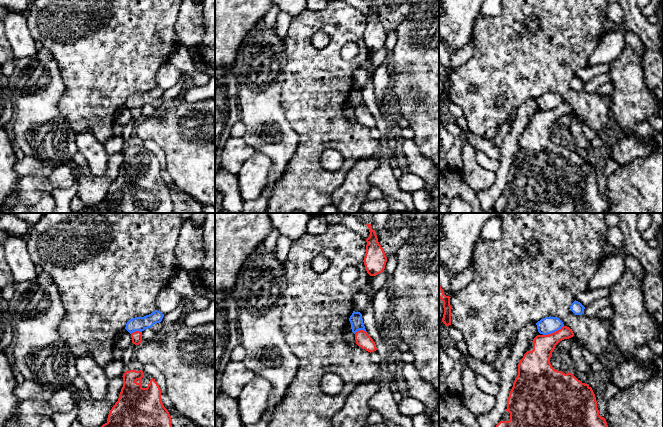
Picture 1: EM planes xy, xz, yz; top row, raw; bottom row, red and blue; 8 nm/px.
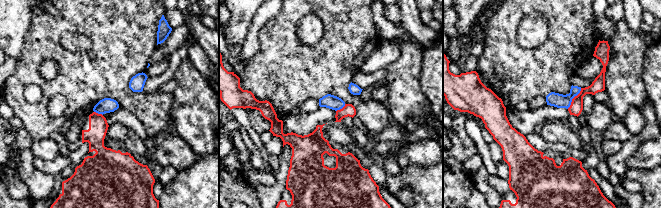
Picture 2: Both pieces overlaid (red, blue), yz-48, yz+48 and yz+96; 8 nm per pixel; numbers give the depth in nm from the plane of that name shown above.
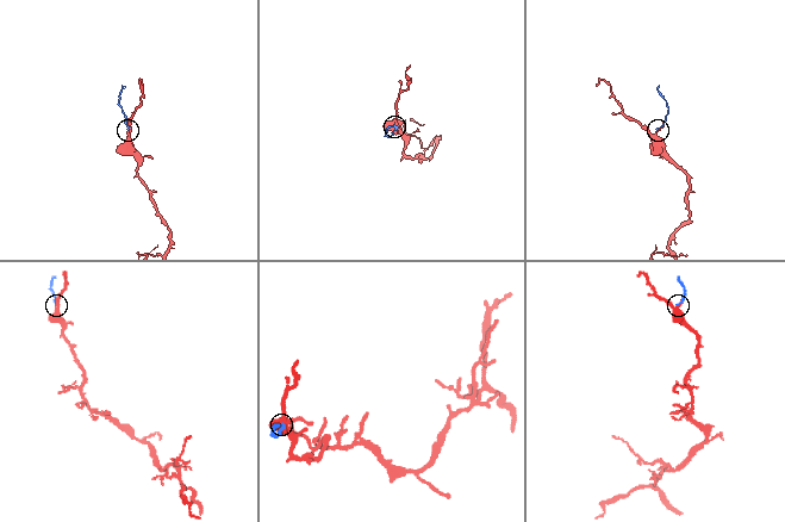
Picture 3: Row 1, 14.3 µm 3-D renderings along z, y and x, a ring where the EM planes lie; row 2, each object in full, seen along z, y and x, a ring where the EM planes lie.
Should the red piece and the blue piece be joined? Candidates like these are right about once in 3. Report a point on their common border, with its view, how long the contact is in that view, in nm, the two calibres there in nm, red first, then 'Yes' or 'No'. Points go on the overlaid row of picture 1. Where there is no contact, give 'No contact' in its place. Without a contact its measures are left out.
Touches red at yz (554, 332). Shared border 190 nm. Thickness 180 nm (red) against 140 nm. No

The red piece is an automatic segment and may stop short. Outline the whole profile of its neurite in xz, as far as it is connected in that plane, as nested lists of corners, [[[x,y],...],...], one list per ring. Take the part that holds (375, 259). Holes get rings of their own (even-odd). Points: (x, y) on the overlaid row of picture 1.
[[[366,224],[369,228],[370,235],[366,239],[366,253],[364,257],[364,265],[370,276],[376,276],[384,272],[387,257],[381,245],[378,242],[375,231],[371,228],[371,224]]]

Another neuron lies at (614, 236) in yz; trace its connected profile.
[[[619,227],[608,228],[605,239],[616,248],[624,248],[624,236]]]

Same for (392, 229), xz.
[[[374,213],[371,228],[386,257],[396,252],[406,243],[417,213]]]

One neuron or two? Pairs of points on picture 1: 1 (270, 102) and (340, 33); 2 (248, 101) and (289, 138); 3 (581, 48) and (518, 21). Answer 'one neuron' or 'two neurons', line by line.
1: two neurons
2: one neuron
3: one neuron

